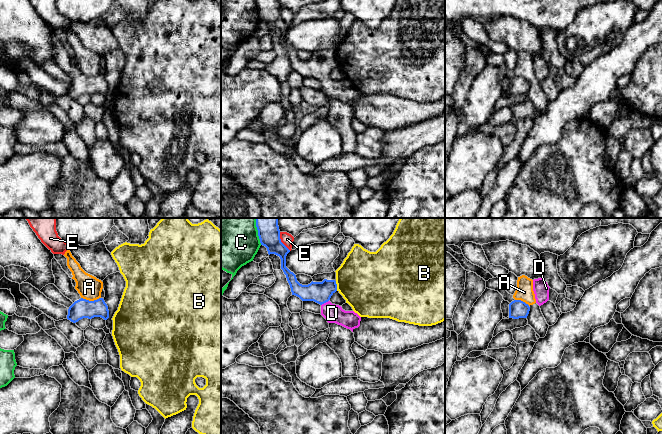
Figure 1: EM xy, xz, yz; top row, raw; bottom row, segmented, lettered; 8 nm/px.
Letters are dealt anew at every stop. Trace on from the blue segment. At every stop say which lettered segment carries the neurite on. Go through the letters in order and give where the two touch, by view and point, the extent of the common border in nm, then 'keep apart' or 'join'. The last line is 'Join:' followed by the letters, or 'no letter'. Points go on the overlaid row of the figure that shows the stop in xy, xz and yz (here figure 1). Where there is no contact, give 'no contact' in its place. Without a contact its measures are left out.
A: xy (91, 301) | 160 nm | keep apart
B: xz (336, 286) | 80 nm | keep apart
C: xz (258, 231) | 220 nm | keep apart
D: xz (324, 302) | 80 nm | join
E: xz (280, 241) | 180 nm | keep apart
Join: D

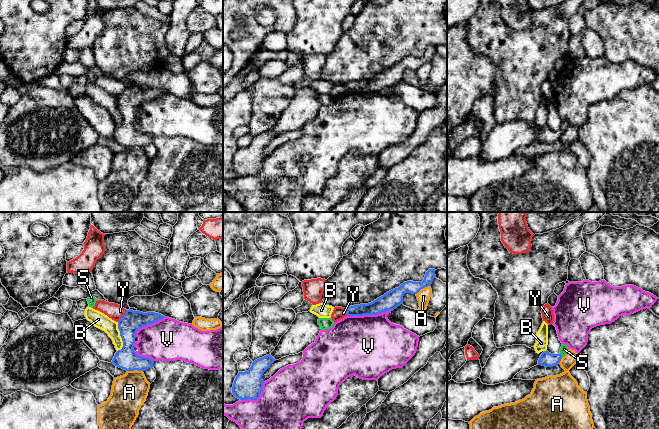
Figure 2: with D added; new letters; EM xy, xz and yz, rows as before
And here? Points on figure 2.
A: xy (134, 369) | 130 nm | keep apart
B: xy (121, 337) | 240 nm | keep apart
S: yz (561, 355) | 40 nm | keep apart
V: xz (369, 314) | 380 nm | keep apart
Y: xy (123, 316) | 130 nm | keep apart
Join: no letter

